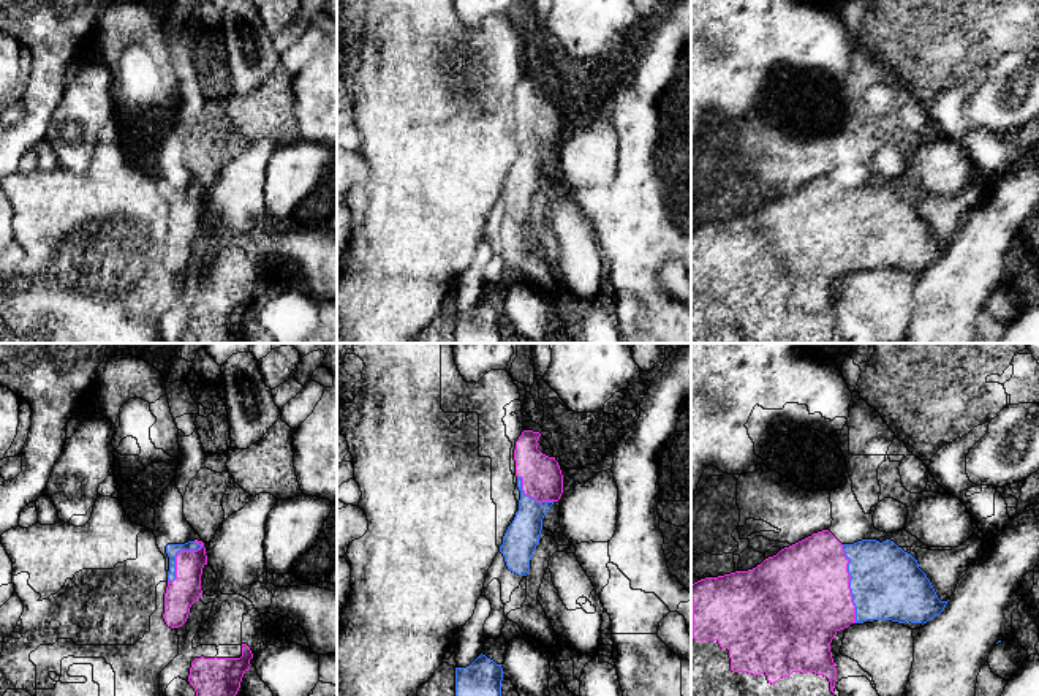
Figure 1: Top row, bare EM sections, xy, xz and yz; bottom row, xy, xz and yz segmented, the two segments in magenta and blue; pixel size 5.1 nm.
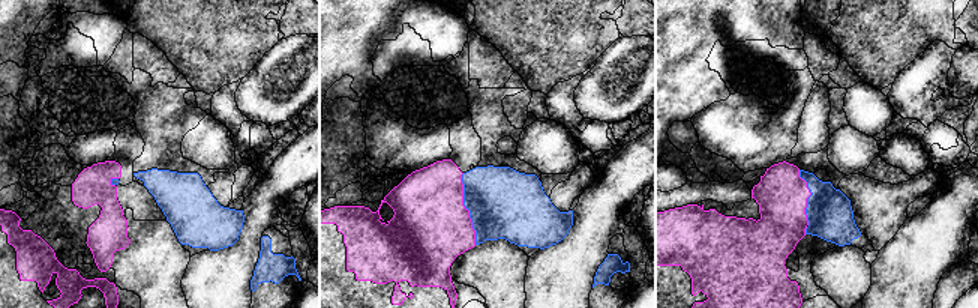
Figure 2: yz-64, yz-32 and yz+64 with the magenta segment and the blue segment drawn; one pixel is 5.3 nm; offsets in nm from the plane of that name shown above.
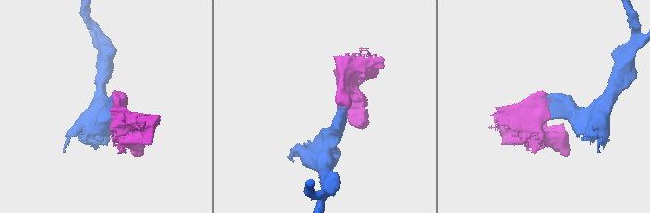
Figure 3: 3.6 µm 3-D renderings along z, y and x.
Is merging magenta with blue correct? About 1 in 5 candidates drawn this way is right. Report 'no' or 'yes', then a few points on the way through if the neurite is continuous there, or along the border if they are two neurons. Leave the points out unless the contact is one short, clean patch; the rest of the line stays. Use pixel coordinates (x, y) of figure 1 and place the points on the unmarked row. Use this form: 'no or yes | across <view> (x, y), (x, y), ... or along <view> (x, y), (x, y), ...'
yes | across yz (800, 242), (848, 230), (886, 228)

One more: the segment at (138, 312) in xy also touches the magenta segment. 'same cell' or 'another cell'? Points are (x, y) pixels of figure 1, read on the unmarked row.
another cell

